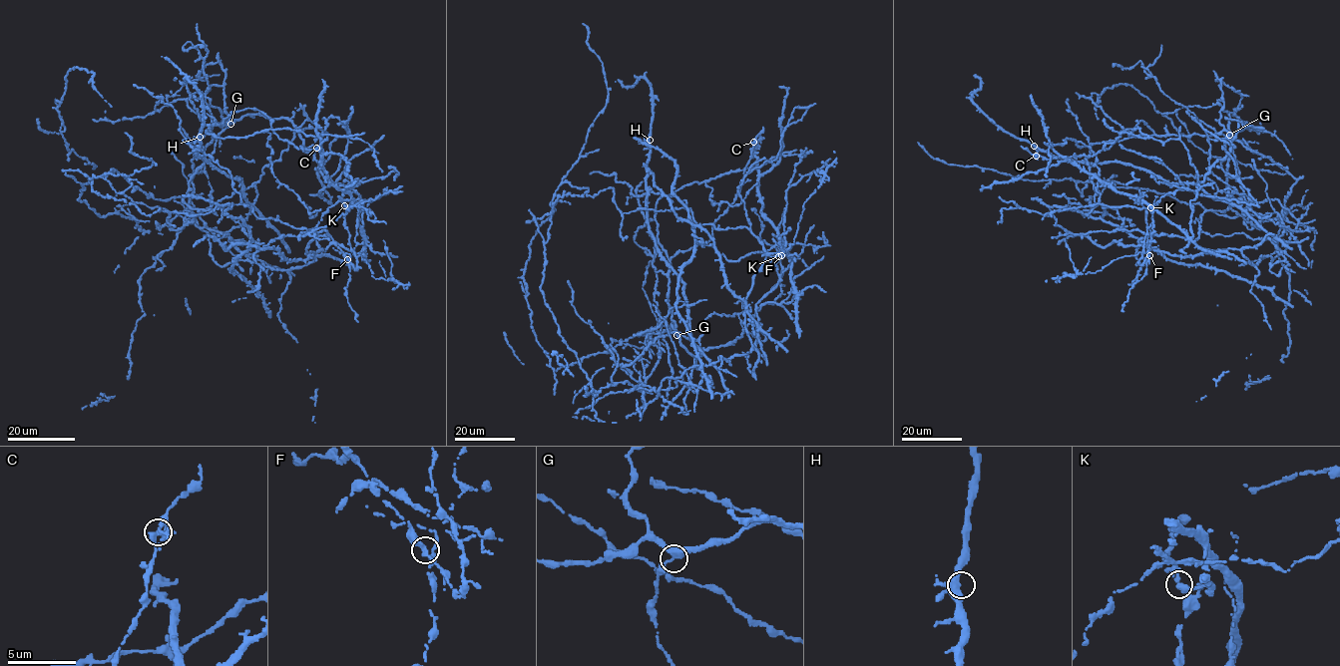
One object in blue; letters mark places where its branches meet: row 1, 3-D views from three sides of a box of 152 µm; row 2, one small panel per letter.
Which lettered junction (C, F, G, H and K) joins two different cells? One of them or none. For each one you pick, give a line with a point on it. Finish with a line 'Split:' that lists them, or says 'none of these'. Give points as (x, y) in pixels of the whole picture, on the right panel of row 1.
F: (1149, 255)
Split: F

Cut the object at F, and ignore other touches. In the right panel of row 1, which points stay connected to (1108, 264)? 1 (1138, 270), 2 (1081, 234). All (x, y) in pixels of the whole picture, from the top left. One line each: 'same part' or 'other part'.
1: other part
2: other part

